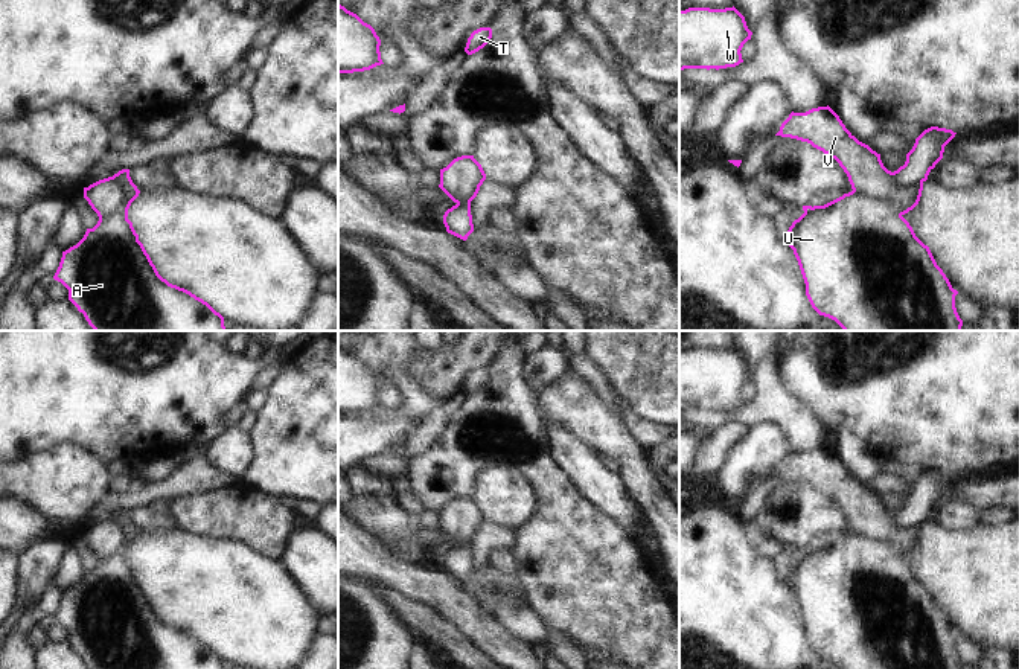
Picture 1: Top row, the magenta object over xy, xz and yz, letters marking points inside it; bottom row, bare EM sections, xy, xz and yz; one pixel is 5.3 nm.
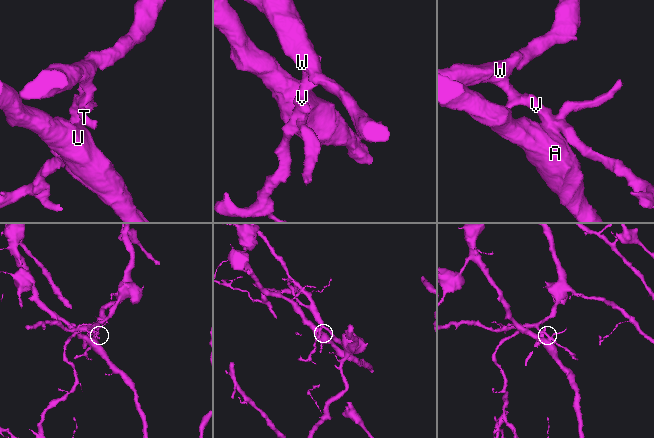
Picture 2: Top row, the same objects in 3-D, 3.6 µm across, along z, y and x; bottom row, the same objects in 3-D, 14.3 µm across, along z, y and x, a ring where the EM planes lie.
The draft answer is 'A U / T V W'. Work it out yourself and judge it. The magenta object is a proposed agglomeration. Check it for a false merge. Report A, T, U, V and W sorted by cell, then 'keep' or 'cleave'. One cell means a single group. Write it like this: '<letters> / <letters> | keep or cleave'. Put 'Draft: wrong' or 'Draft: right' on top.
Draft: right
A U / T V W | cleave

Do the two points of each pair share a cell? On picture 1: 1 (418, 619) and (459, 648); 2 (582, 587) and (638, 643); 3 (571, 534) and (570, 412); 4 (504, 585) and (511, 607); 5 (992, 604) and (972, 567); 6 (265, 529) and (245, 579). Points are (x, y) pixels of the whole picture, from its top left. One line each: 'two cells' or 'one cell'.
1: one cell
2: one cell
3: two cells
4: two cells
5: one cell
6: two cells

